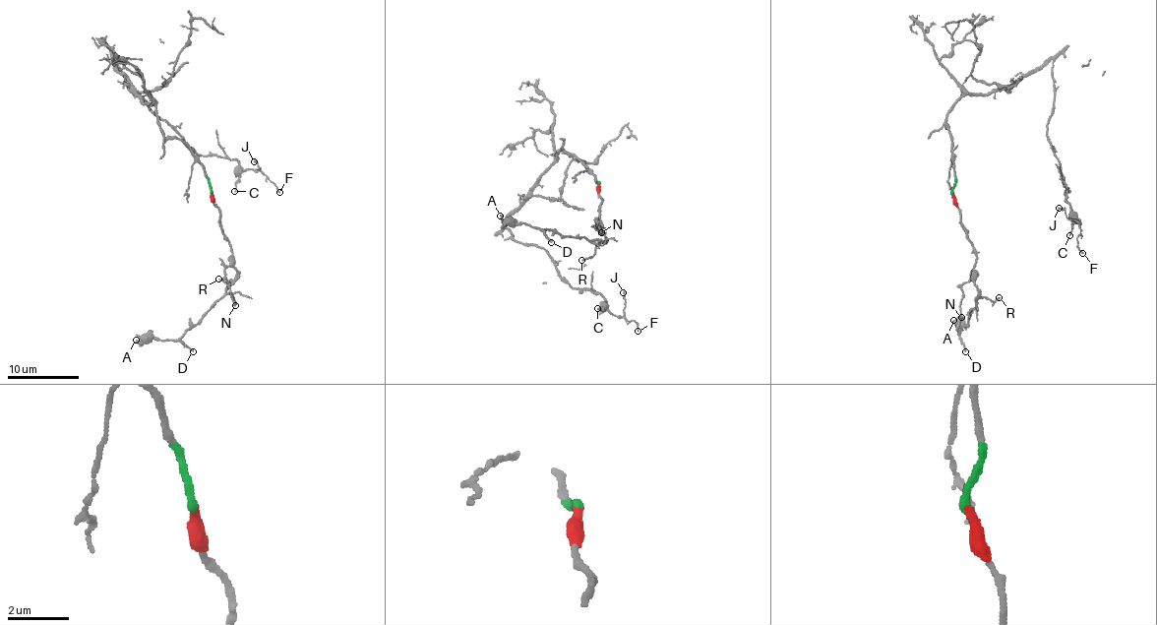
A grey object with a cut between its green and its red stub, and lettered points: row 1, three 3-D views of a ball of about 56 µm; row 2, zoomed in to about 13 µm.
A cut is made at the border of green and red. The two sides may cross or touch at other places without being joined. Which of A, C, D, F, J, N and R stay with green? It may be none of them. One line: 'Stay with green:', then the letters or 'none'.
Stay with green: C, F, J

